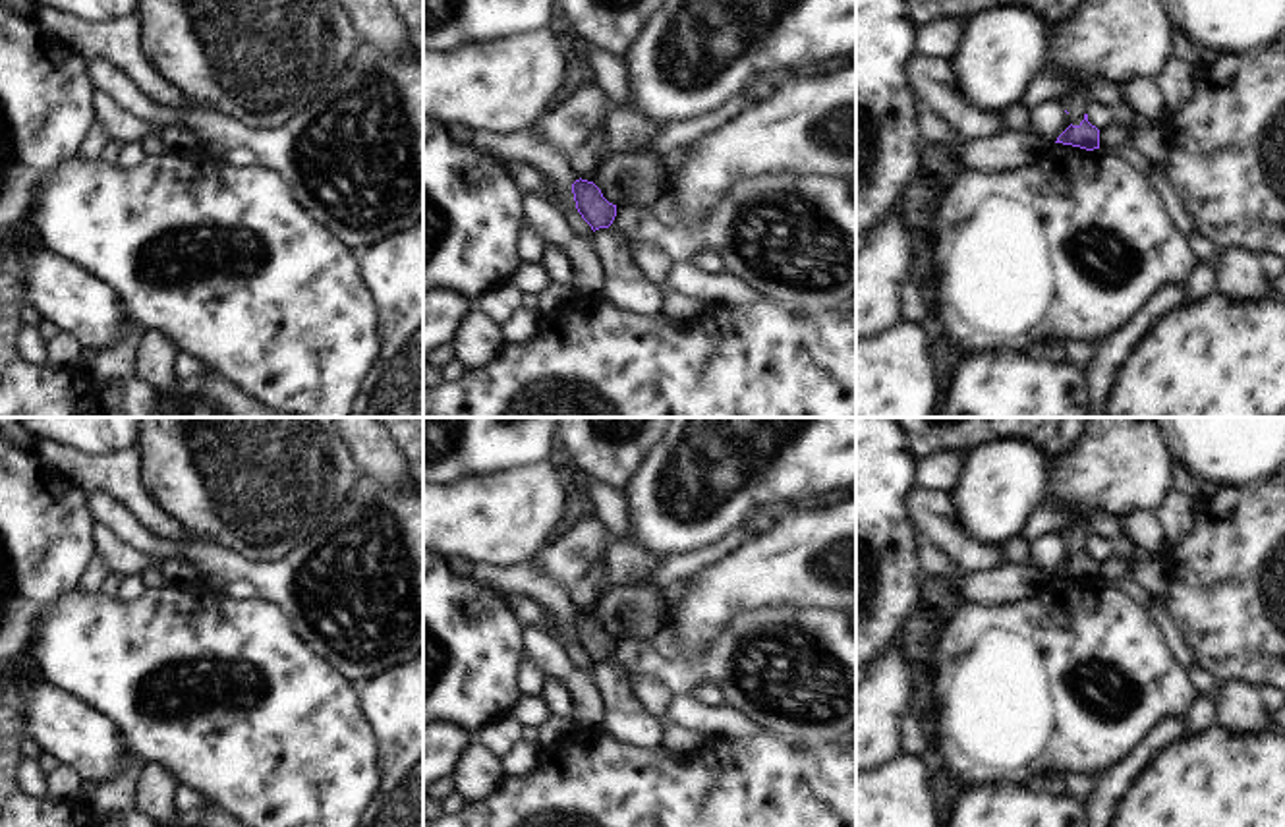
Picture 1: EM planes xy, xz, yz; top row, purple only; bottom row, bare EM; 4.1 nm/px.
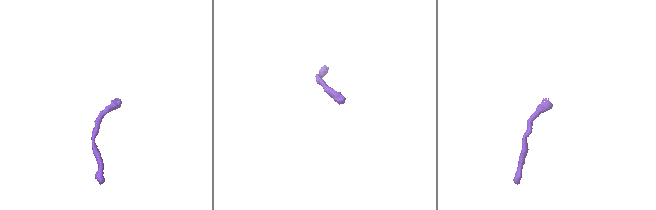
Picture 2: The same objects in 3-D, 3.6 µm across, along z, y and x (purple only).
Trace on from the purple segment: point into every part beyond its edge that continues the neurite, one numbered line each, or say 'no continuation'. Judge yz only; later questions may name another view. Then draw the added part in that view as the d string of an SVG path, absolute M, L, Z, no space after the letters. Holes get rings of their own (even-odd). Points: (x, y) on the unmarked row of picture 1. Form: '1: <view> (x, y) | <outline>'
1: yz (1119, 466) | M1088 417L1082 435L1067 452L1047 456L1047 499L1074 516L1059 531L1069 545L1069 556L1080 558L1084 553L1090 537L1086 524L1098 512L1119 520L1140 510L1157 514L1173 491L1173 464L1157 417Z

